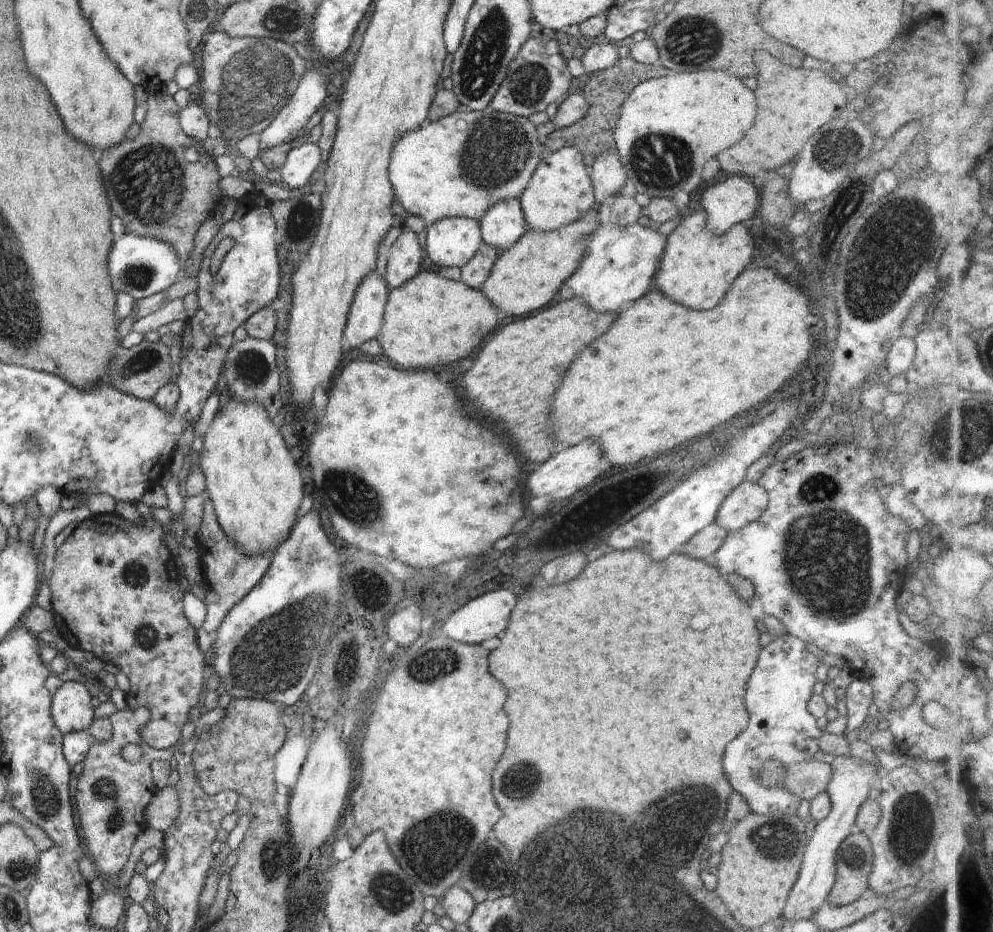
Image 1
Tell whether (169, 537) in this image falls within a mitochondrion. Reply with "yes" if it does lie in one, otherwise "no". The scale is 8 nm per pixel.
no

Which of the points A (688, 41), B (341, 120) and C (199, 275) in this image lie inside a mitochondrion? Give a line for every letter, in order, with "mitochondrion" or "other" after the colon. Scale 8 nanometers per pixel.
A: mitochondrion
B: other
C: other

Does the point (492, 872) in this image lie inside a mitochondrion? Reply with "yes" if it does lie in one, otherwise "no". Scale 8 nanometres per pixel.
yes

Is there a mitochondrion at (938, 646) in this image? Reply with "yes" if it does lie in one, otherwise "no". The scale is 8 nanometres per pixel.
no

